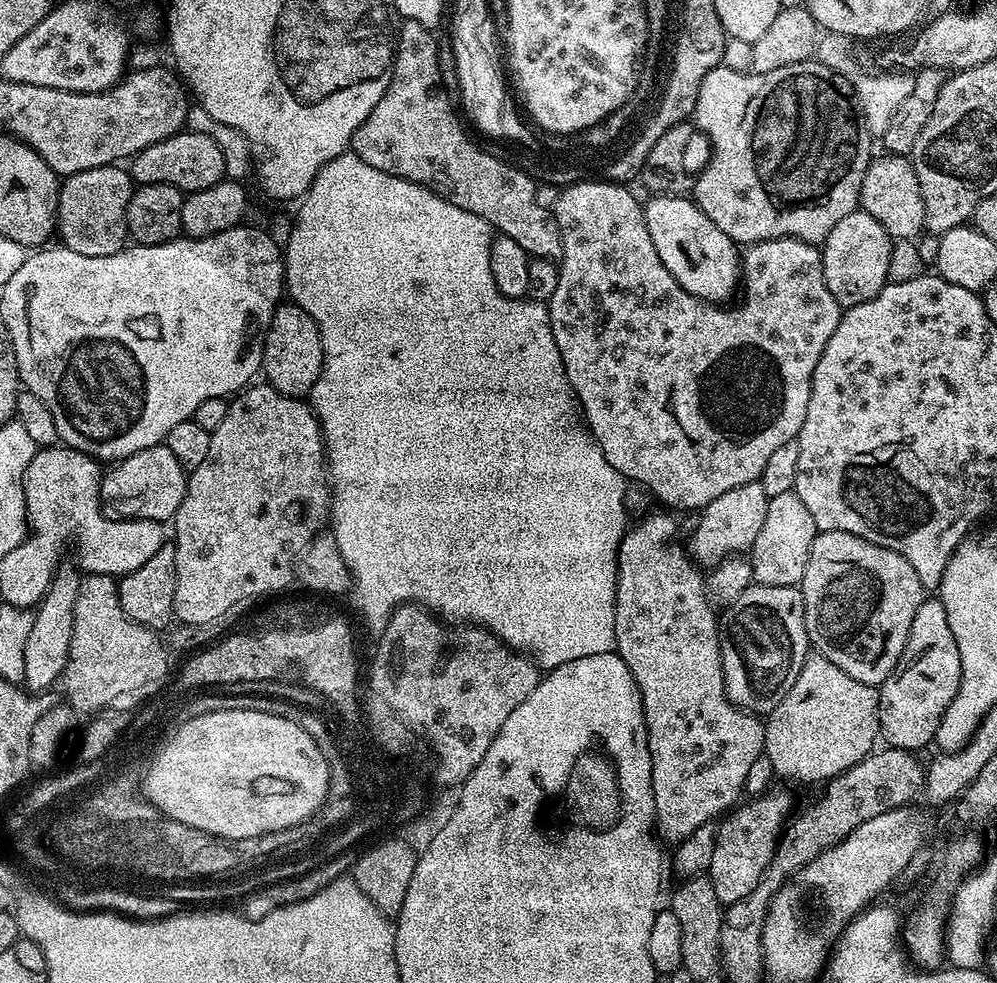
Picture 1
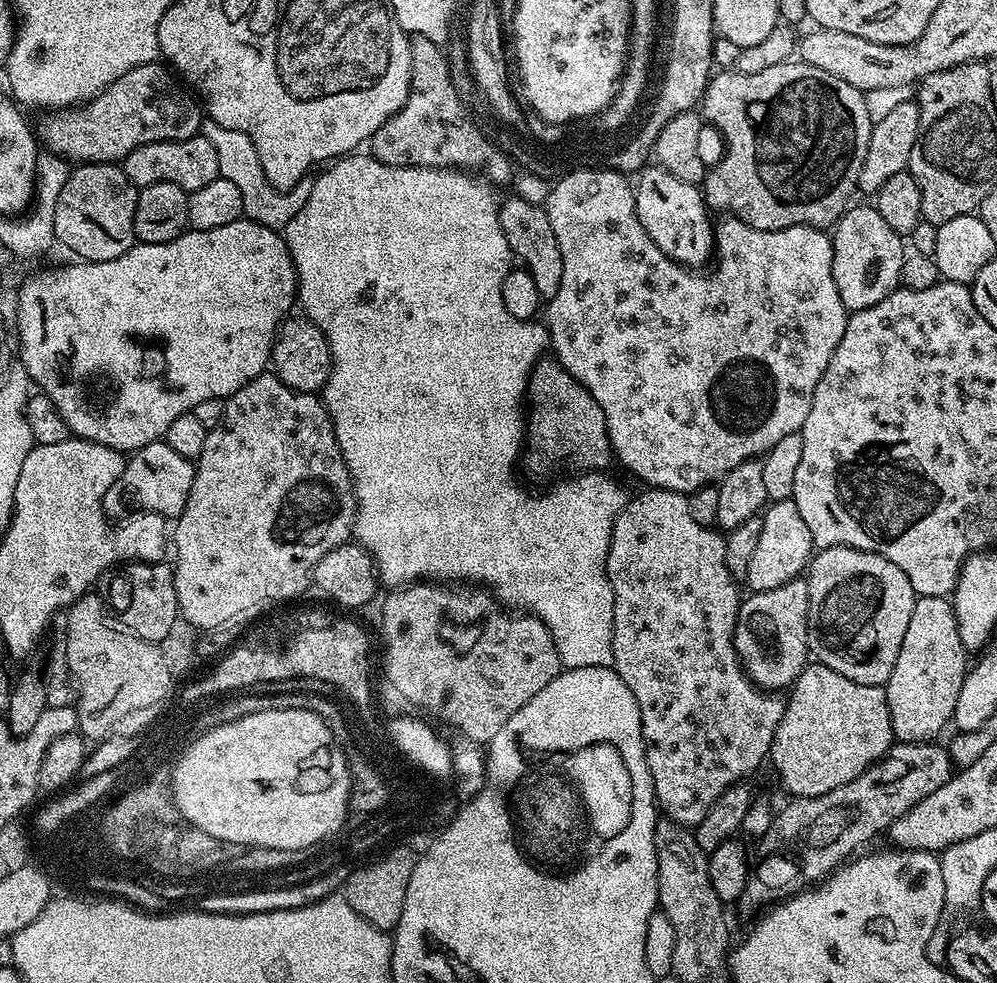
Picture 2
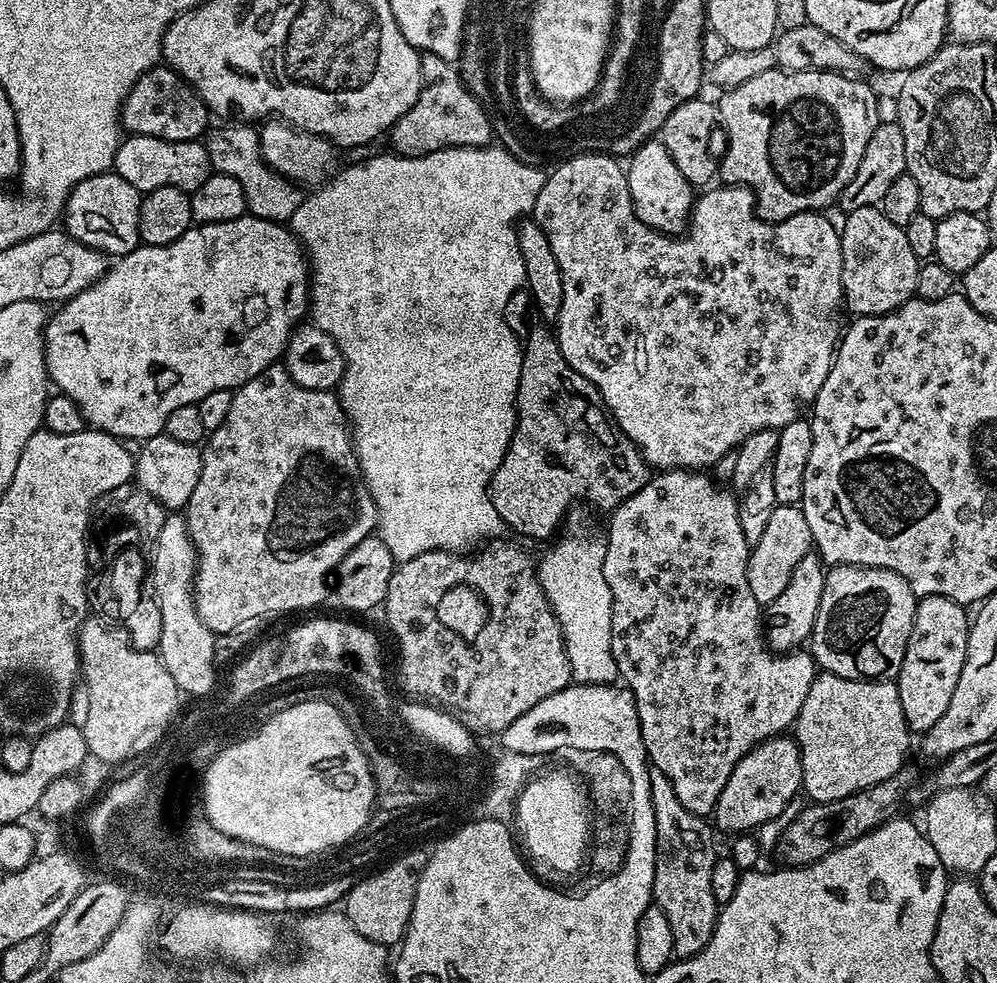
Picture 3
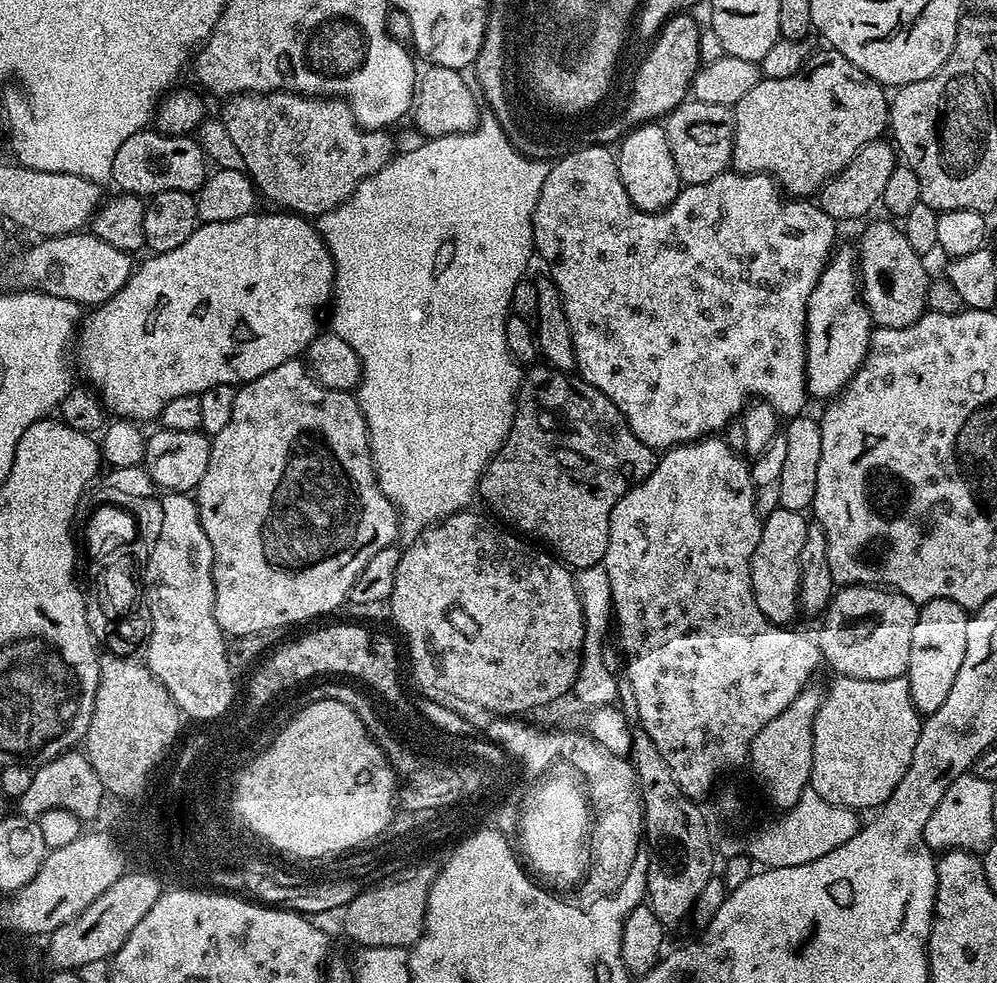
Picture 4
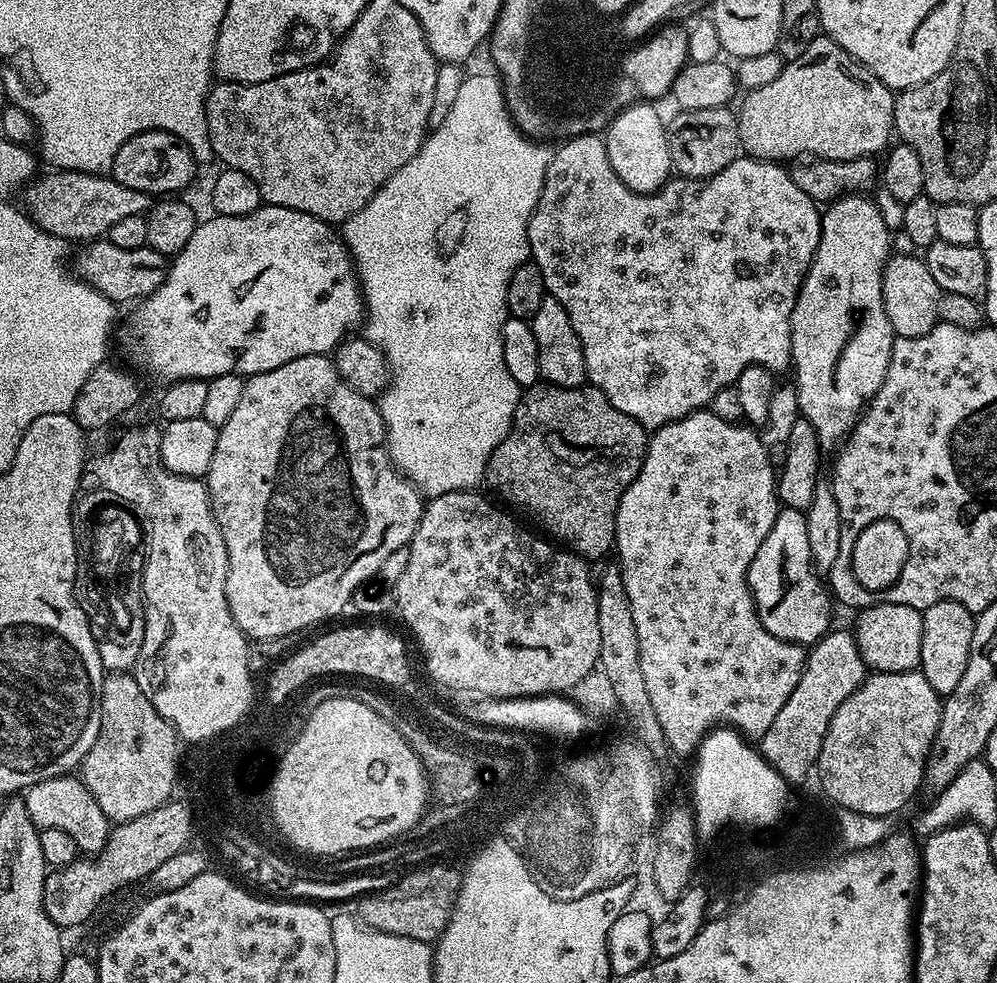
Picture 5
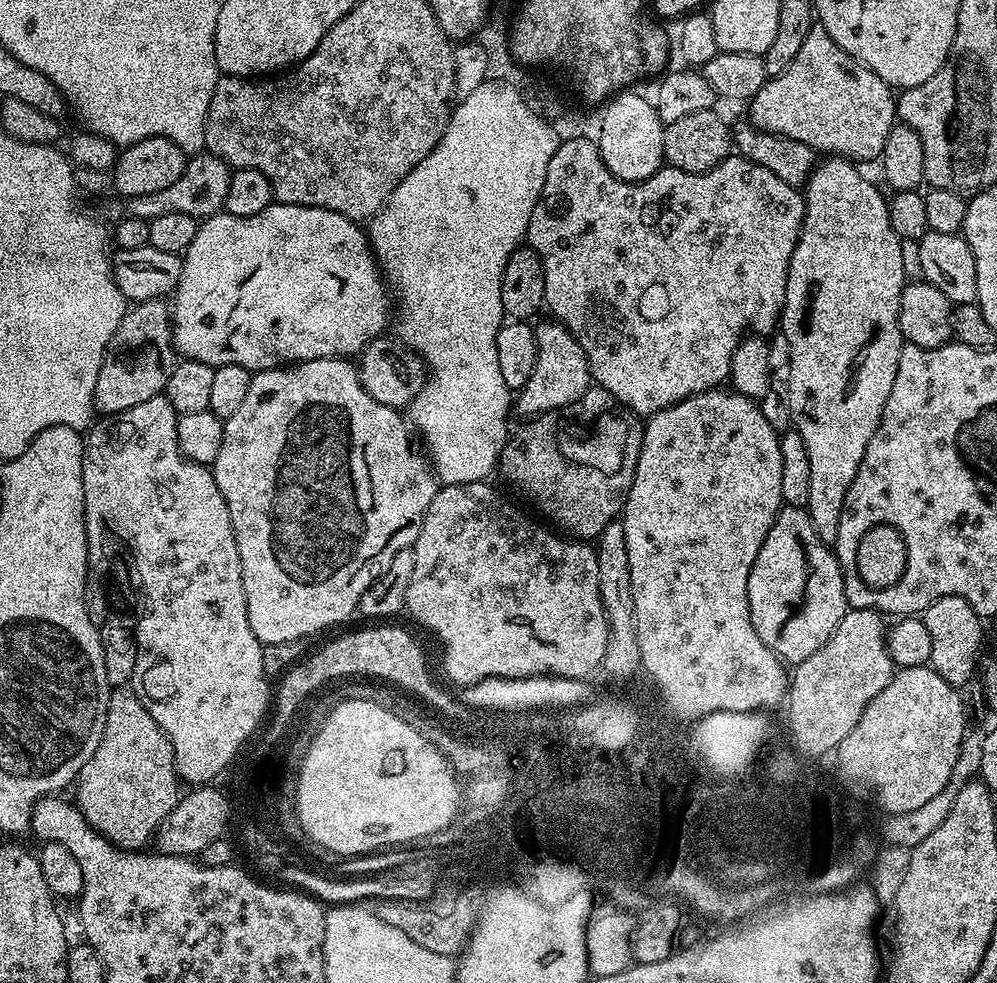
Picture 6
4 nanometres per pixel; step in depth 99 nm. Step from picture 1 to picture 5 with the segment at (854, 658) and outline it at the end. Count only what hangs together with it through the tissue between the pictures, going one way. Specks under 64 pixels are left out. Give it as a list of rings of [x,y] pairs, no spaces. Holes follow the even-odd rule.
[[[876,602],[871,608],[863,609],[857,616],[860,617],[856,620],[856,628],[854,627],[856,645],[861,658],[869,669],[876,672],[911,672],[919,669],[922,654],[922,622],[924,621],[921,609],[914,606]]]

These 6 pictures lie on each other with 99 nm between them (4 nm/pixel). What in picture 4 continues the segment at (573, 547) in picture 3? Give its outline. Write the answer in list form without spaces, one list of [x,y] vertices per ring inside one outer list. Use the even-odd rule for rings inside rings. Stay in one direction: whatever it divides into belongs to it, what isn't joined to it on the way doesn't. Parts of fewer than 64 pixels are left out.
[[[600,564],[581,568],[578,572],[578,587],[584,611],[584,654],[576,681],[572,684],[571,695],[577,696],[585,704],[585,709],[607,708],[617,703],[619,695],[618,676],[612,673],[604,657],[604,639],[608,636],[608,626],[610,630],[614,618],[610,578],[606,578],[606,570]]]

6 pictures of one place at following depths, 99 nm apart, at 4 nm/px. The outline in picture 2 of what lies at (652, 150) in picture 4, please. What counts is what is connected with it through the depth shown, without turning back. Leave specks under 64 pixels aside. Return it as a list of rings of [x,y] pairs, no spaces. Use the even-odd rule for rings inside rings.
[[[648,166],[639,173],[635,181],[636,213],[638,222],[642,222],[642,230],[650,234],[654,246],[662,250],[671,260],[678,261],[685,268],[700,270],[714,256],[714,228],[709,209],[704,203],[703,191],[690,182],[682,182],[682,178],[674,178],[665,168]]]

